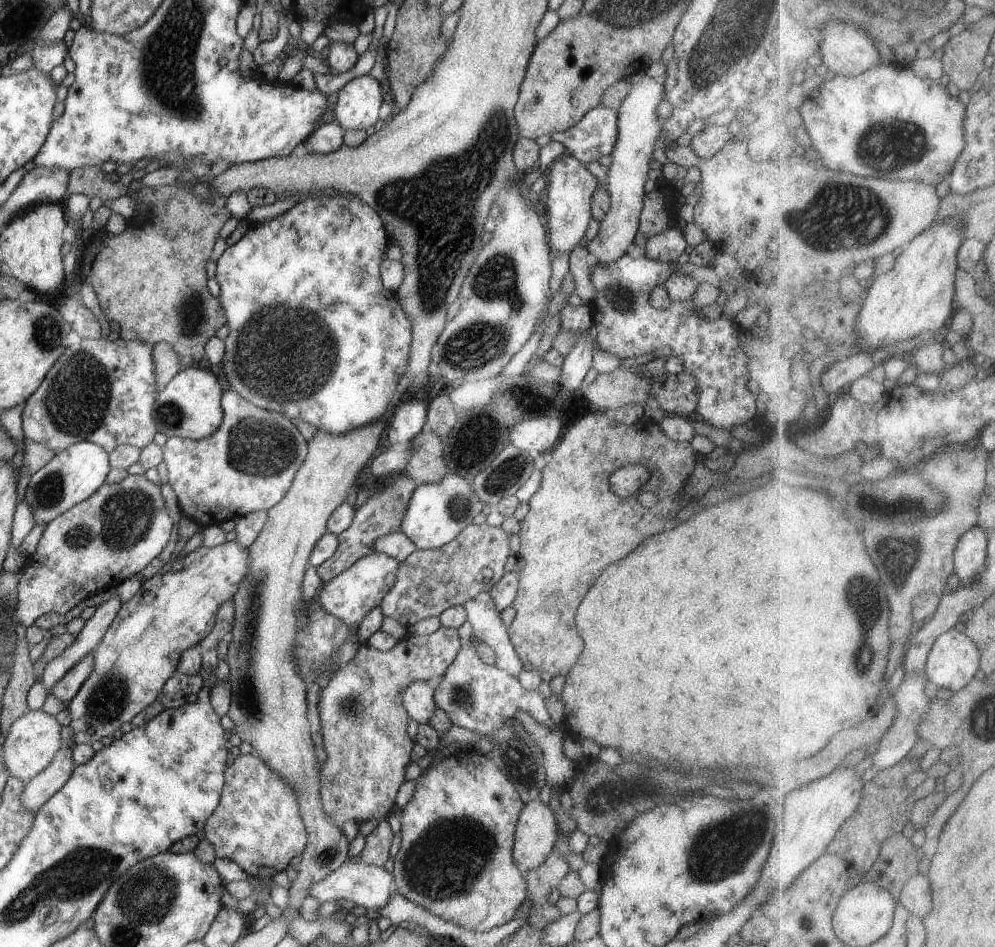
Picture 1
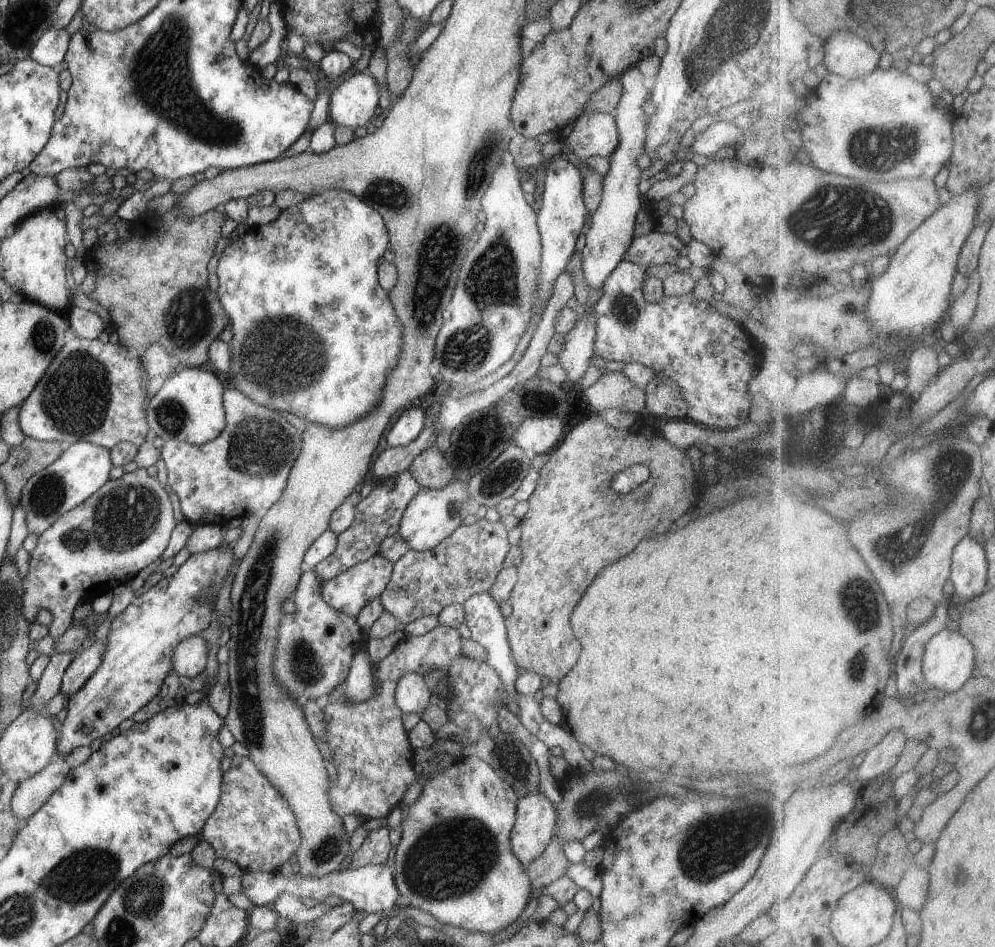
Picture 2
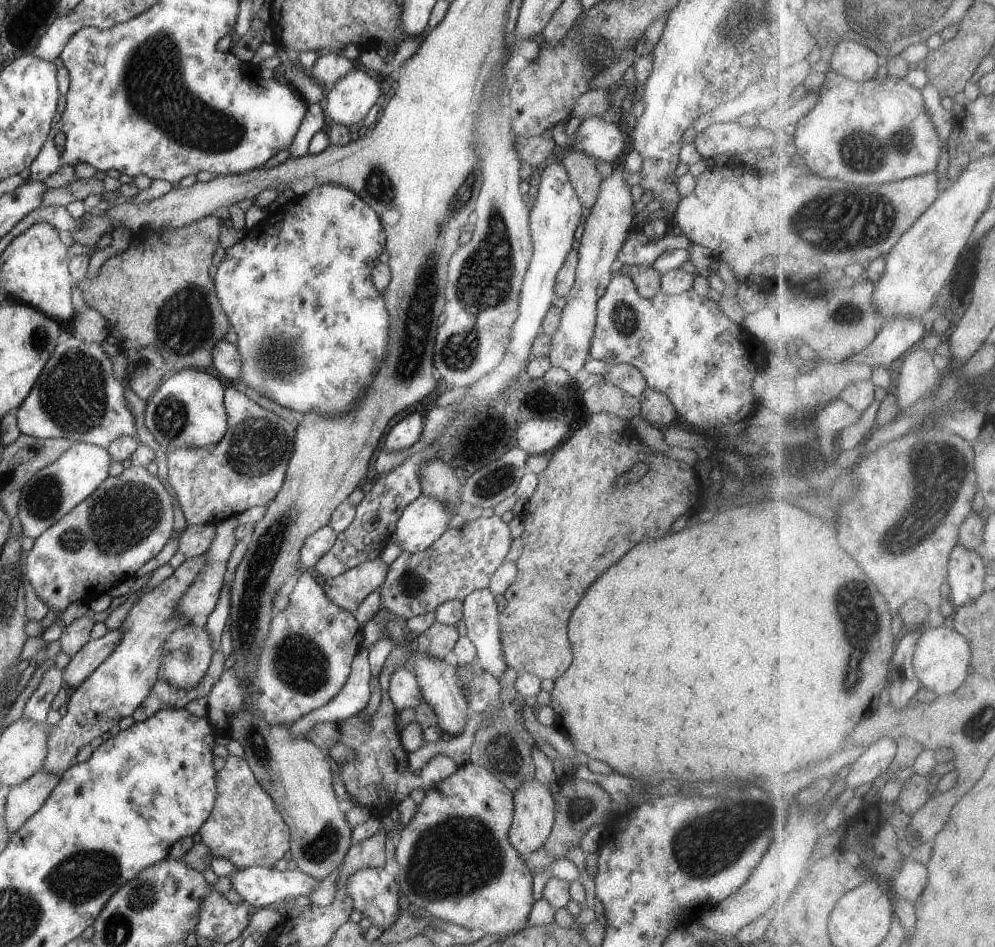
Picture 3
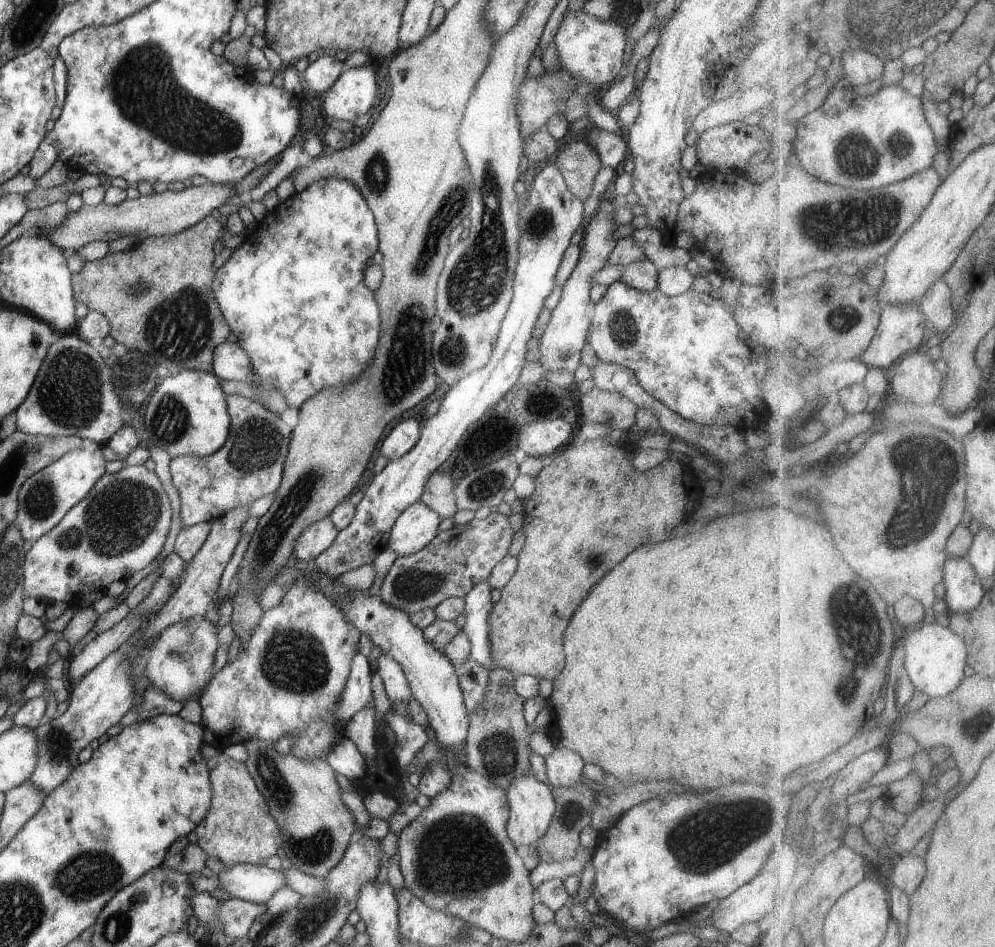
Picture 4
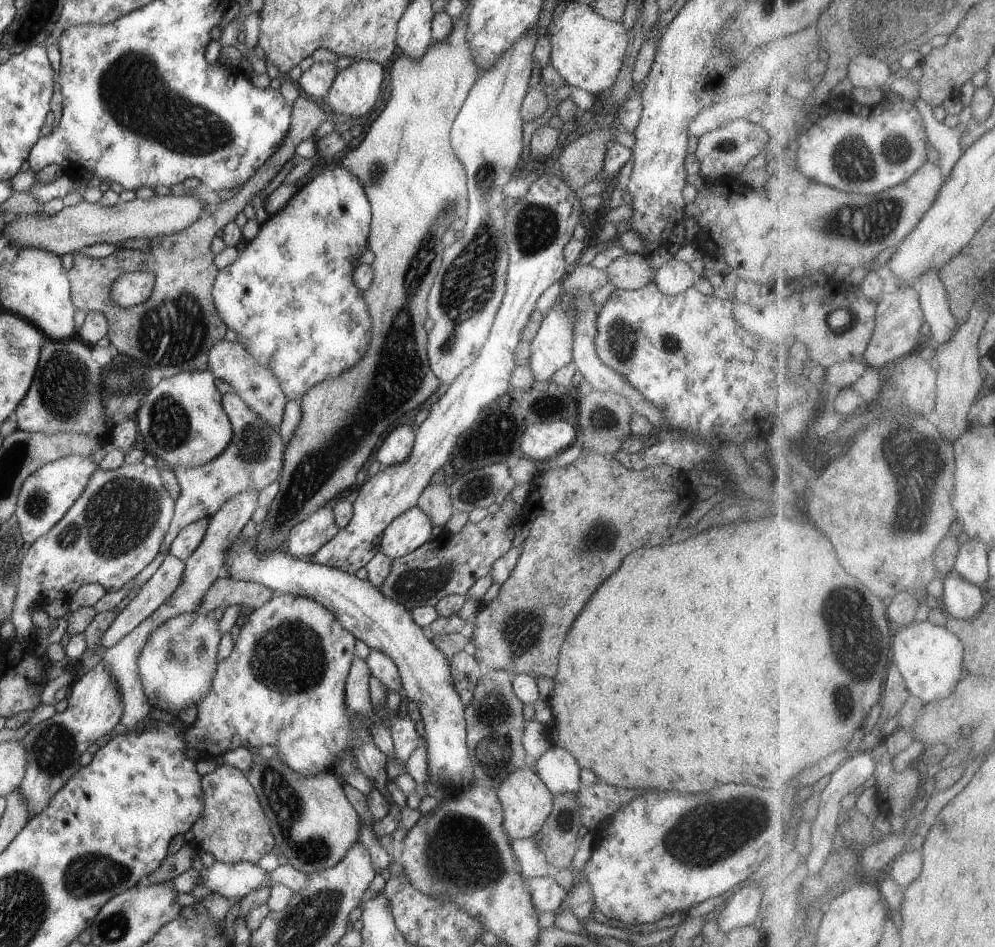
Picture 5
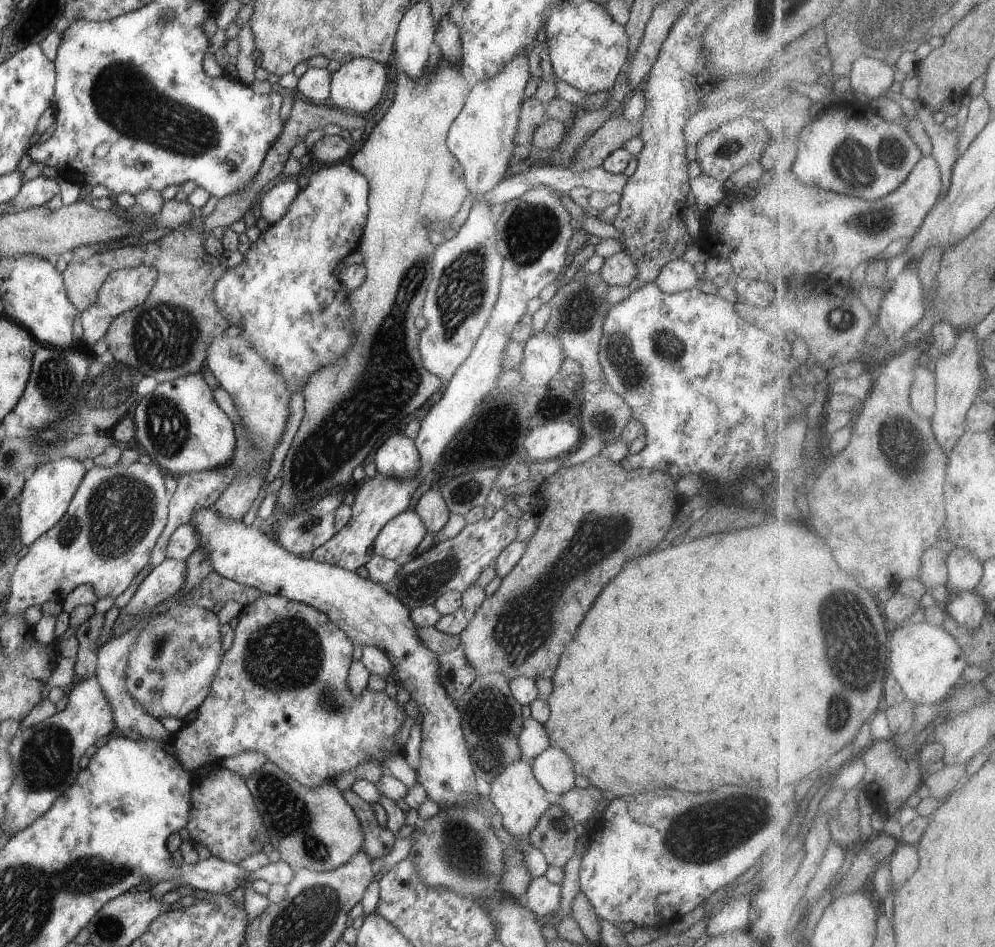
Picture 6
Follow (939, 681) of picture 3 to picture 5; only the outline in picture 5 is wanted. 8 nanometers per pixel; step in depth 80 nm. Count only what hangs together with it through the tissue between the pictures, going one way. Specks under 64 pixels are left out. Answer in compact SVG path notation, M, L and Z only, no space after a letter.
M927 620L916 622L896 635L893 656L900 667L900 676L907 680L913 694L928 703L946 700L956 692L960 680L965 678L964 649L958 633Z

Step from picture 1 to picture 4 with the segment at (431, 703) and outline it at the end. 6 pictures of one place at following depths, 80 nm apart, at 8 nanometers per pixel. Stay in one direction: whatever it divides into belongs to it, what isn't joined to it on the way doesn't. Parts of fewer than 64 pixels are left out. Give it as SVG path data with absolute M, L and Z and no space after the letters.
M382 655L377 662L377 670L383 680L385 693L392 702L407 702L412 699L409 680L404 669L390 656Z

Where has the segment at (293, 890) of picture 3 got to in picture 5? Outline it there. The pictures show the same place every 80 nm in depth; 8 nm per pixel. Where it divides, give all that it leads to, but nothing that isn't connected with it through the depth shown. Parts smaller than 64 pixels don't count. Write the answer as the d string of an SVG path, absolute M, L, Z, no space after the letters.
M215 861L210 868L203 868L200 874L203 886L210 888L216 894L226 896L232 902L237 901L238 898L243 899L255 890L271 886L269 872L248 861L240 861L234 864Z

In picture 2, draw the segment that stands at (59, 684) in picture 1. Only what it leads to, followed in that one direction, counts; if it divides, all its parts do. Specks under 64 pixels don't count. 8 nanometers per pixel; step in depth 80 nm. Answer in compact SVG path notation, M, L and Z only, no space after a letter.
M96 640L82 646L76 652L74 660L68 665L61 680L60 690L66 699L70 698L98 670L102 662L105 640Z

